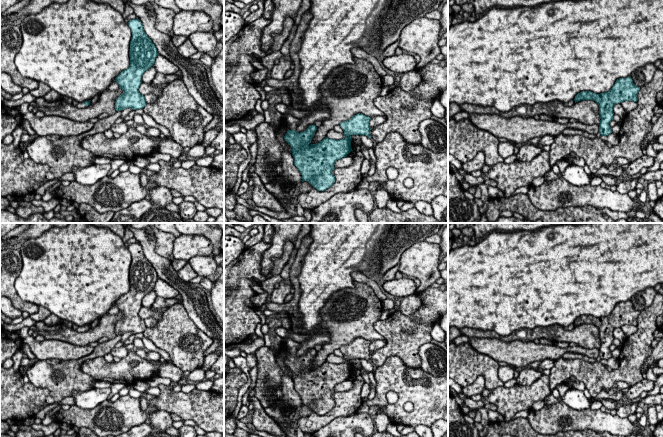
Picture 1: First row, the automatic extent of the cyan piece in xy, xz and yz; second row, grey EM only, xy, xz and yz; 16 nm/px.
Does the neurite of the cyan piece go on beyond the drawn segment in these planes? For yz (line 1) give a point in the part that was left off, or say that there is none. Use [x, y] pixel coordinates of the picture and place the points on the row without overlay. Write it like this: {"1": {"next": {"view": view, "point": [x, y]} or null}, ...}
{"1": {"next": null}}

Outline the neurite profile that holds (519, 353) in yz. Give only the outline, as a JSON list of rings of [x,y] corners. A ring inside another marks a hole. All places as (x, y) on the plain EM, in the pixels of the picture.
[[[470,337],[468,343],[477,352],[488,355],[497,362],[506,362],[515,367],[528,367],[535,361],[545,359],[557,360],[566,352],[578,353],[595,359],[599,356],[597,348],[587,349],[580,346],[560,348],[554,344],[536,344],[520,339],[504,342],[496,338]]]

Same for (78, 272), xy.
[[[69,223],[66,227],[53,227],[40,237],[30,238],[20,248],[23,266],[15,281],[19,297],[26,302],[43,306],[61,320],[85,326],[108,313],[115,302],[130,289],[129,273],[131,253],[122,238],[109,228],[89,223]]]

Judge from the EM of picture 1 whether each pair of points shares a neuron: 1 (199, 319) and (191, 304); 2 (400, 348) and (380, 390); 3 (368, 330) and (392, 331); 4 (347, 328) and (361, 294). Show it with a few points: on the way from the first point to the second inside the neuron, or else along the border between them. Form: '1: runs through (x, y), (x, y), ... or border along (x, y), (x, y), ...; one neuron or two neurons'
1: runs through (199, 315), (195, 308); one neuron
2: border along (377, 366), (388, 357), (397, 356), (416, 368); two neurons
3: border along (379, 319), (374, 323), (373, 327), (386, 340); two neurons
4: runs through (347, 319), (347, 316), (356, 307), (356, 301); one neuron

